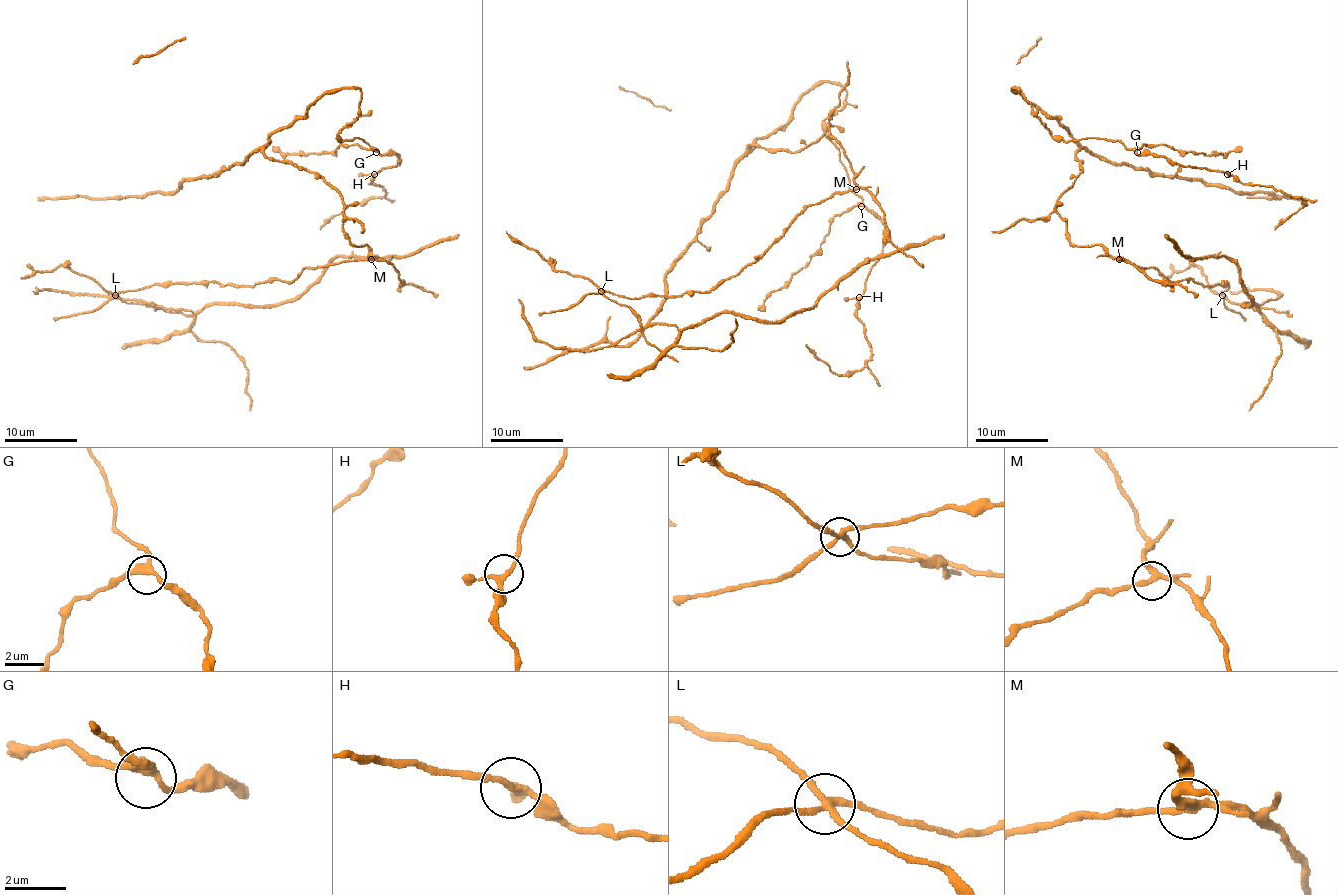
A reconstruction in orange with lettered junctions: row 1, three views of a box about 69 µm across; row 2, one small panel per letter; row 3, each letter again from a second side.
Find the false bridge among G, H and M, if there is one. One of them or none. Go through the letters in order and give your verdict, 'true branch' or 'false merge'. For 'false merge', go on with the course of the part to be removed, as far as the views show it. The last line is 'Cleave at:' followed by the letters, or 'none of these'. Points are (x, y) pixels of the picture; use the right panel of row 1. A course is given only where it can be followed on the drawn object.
G: true branch
H: true branch
M: false merge
Cleave at: M

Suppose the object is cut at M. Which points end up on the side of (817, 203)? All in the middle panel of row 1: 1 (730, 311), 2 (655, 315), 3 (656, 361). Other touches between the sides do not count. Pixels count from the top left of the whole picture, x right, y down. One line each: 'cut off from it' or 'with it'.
1: cut off from it
2: cut off from it
3: cut off from it

